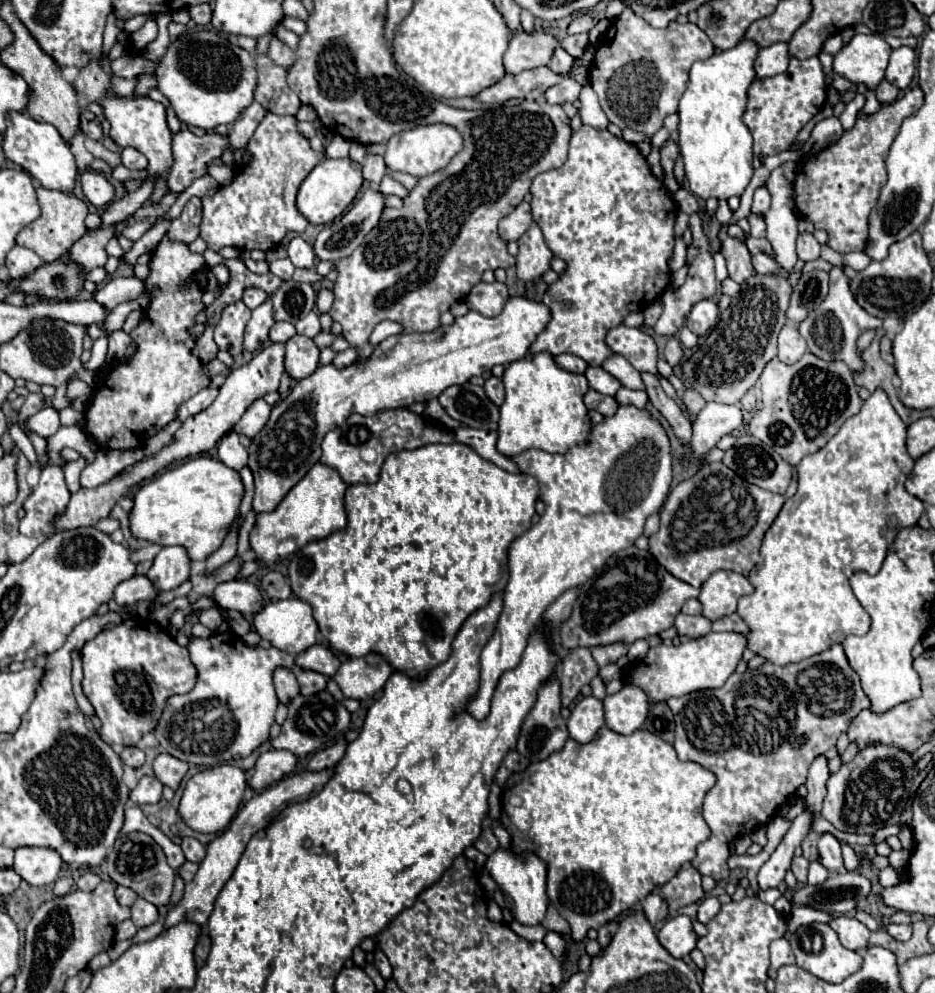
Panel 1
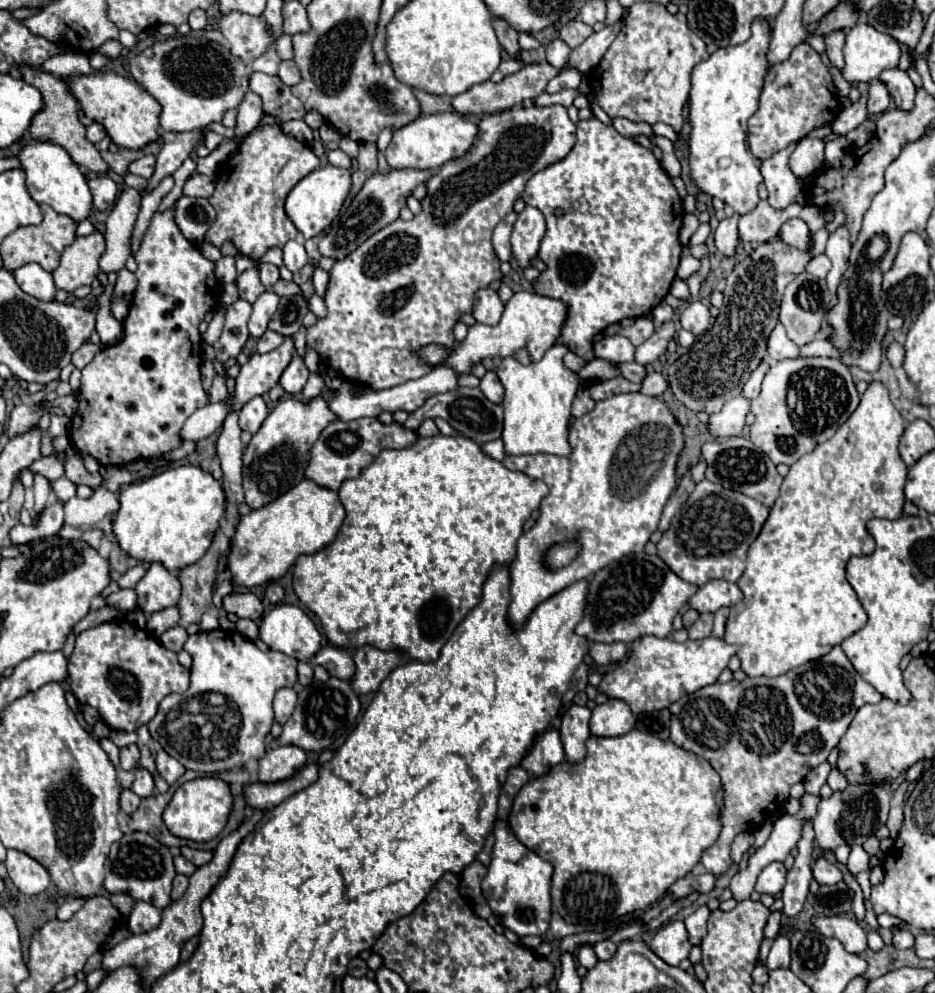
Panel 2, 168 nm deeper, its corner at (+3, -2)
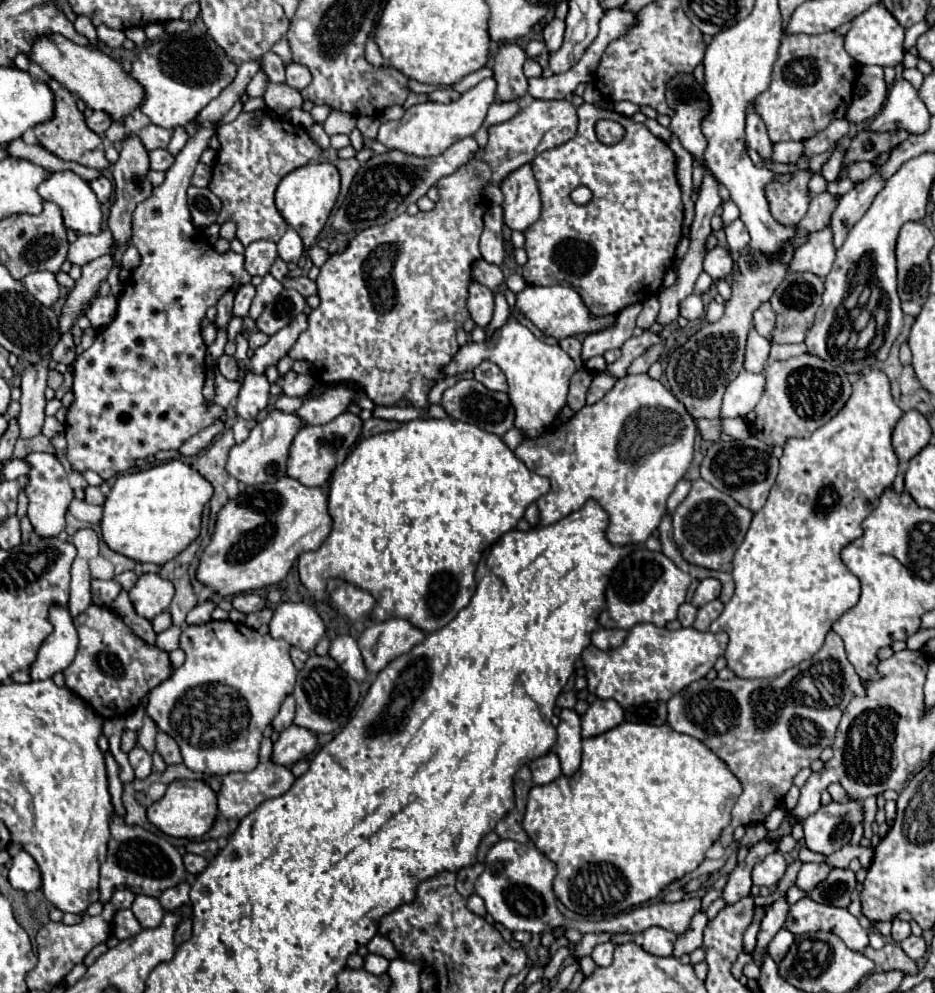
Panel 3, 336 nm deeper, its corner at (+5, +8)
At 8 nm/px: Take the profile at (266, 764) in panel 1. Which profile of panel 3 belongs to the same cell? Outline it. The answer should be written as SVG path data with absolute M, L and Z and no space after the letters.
M290 725L286 731L280 733L278 741L274 743L272 761L288 767L310 755L314 749L316 749L316 733L298 725Z

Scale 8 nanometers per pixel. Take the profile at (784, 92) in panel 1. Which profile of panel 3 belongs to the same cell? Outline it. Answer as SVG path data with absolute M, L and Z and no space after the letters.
M830 31L814 37L784 37L772 83L756 97L756 111L766 123L770 141L804 141L824 131L832 119L846 117L858 75L858 63L844 49L844 35Z

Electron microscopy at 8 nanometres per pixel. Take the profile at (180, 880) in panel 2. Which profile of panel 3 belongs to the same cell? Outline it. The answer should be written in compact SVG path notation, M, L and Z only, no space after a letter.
M180 883L180 887L172 887L172 889L164 891L158 899L160 899L160 905L162 905L164 911L178 911L180 907L190 903L188 893L190 893L190 885Z

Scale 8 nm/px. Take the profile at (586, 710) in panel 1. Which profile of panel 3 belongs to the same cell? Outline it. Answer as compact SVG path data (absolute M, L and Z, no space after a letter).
M564 709L560 713L558 741L554 753L560 759L562 775L574 775L580 767L580 753L582 753L582 737L580 737L580 717L574 709Z

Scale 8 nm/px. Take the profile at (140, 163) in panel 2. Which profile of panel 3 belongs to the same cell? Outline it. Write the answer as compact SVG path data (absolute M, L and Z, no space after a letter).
M166 149L150 151L150 167L156 171L168 171L174 163L174 157Z

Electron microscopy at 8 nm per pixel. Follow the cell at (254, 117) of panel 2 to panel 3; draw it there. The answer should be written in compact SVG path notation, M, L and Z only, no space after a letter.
M258 71L254 77L252 77L252 81L250 81L250 85L248 85L248 95L250 97L262 97L264 95L264 91L266 91L266 87L268 87L268 83L270 83L270 79L266 77L266 73L264 71Z

